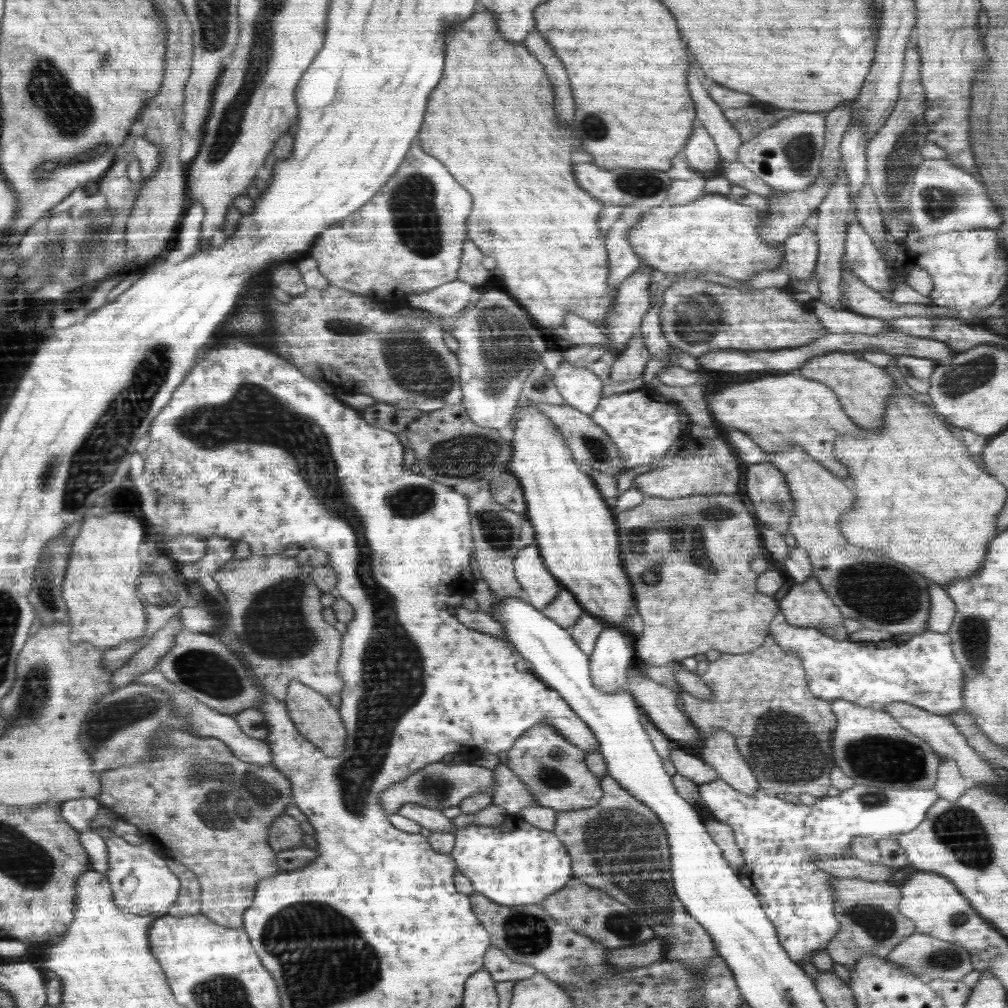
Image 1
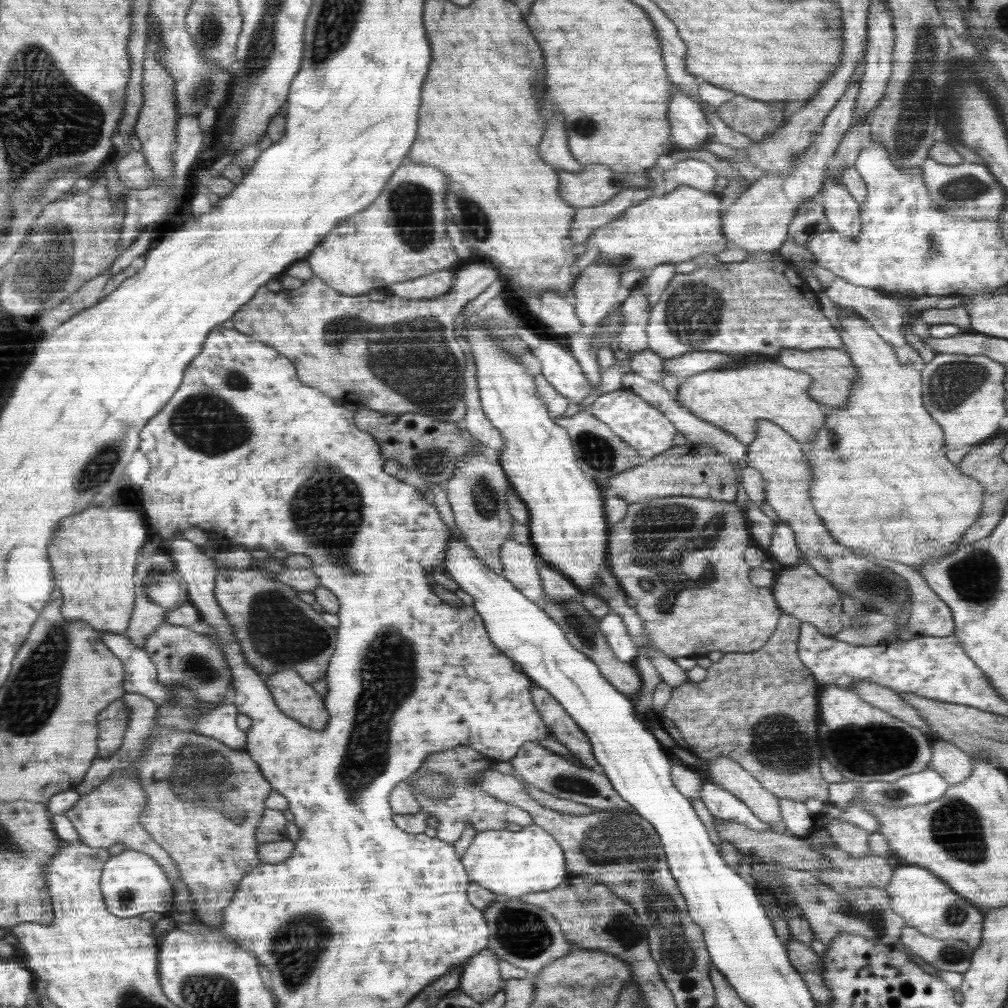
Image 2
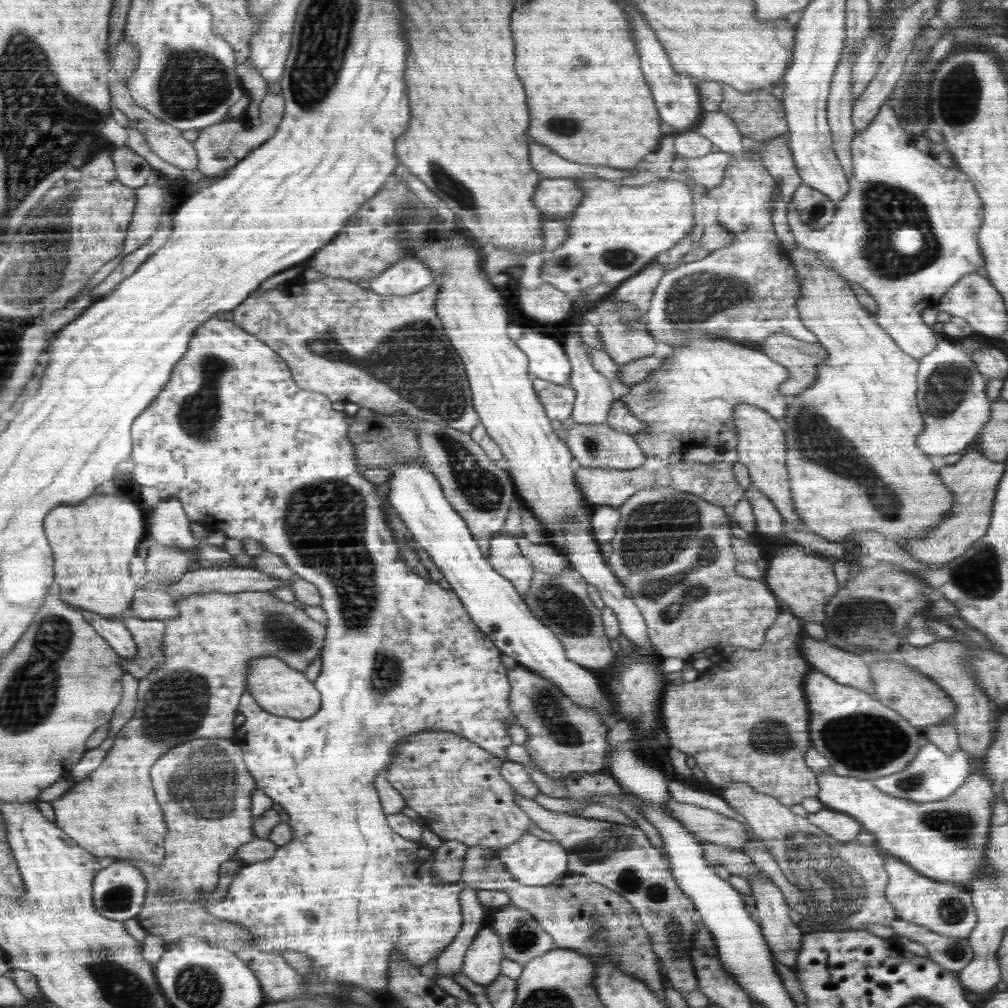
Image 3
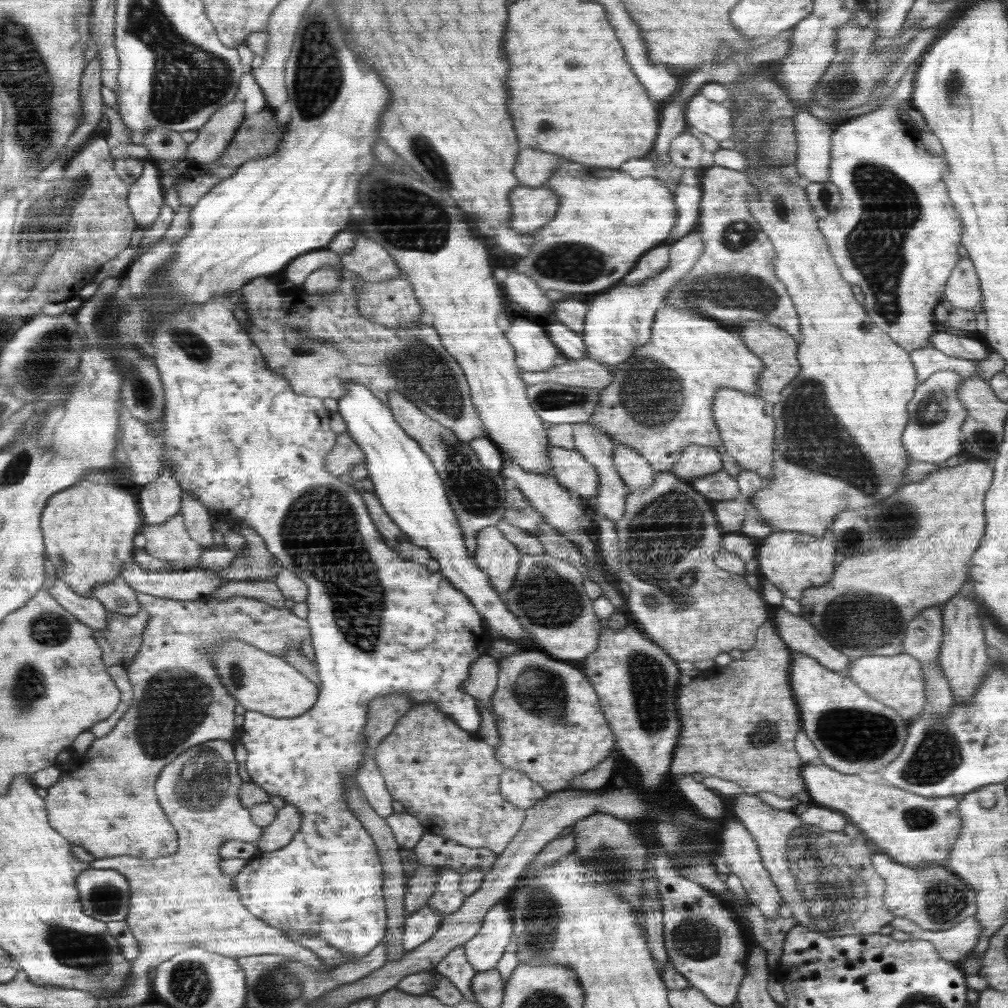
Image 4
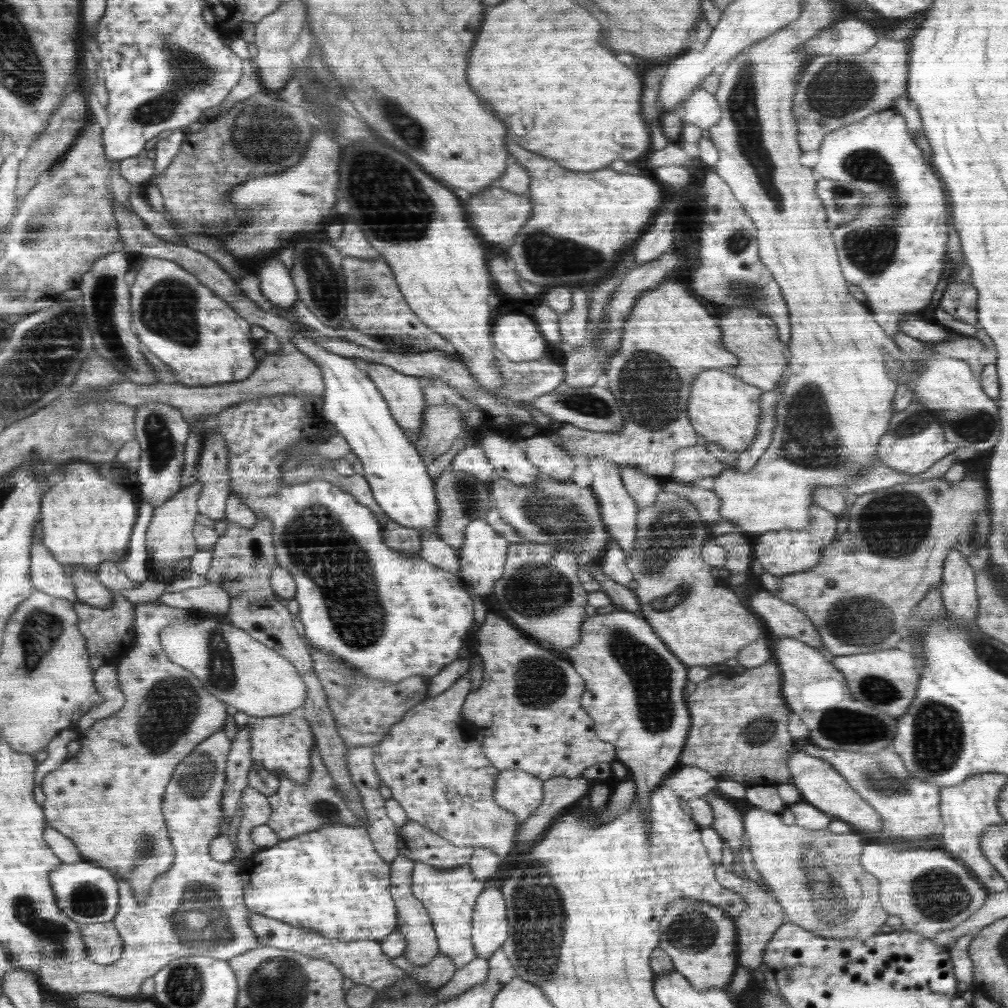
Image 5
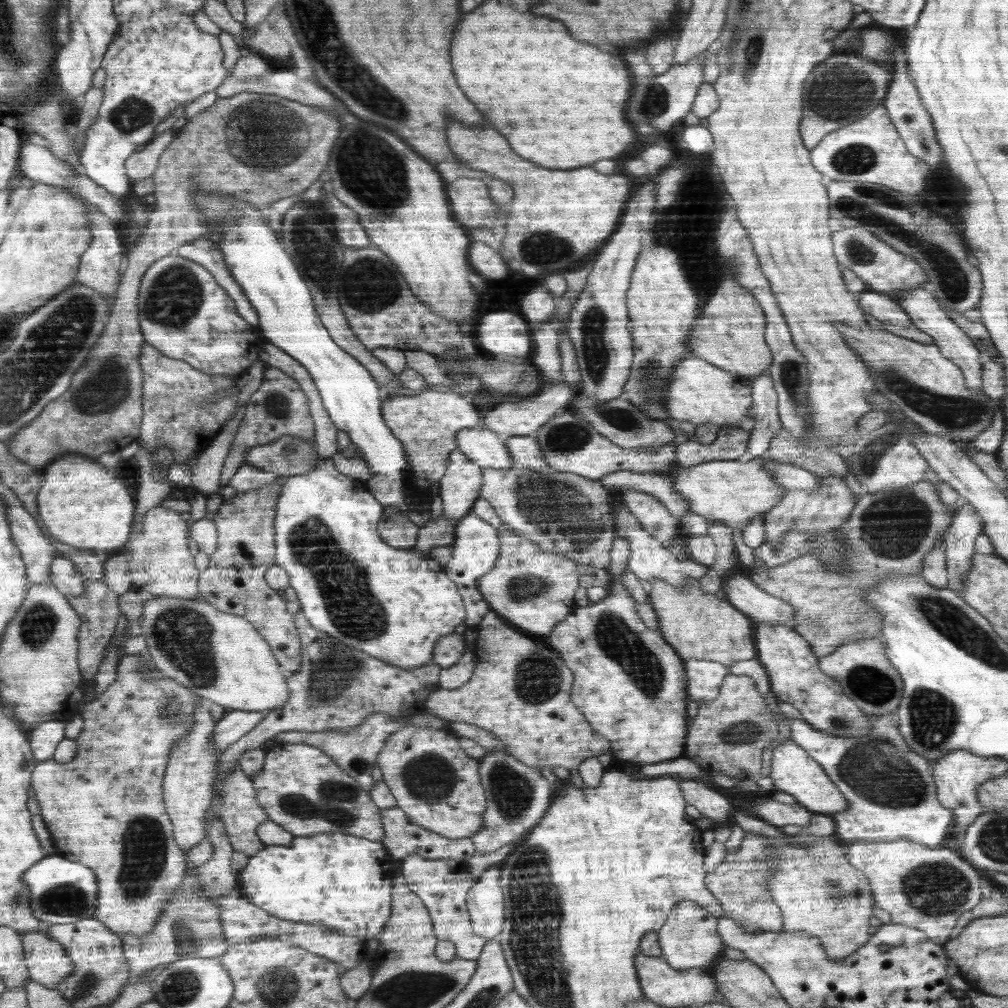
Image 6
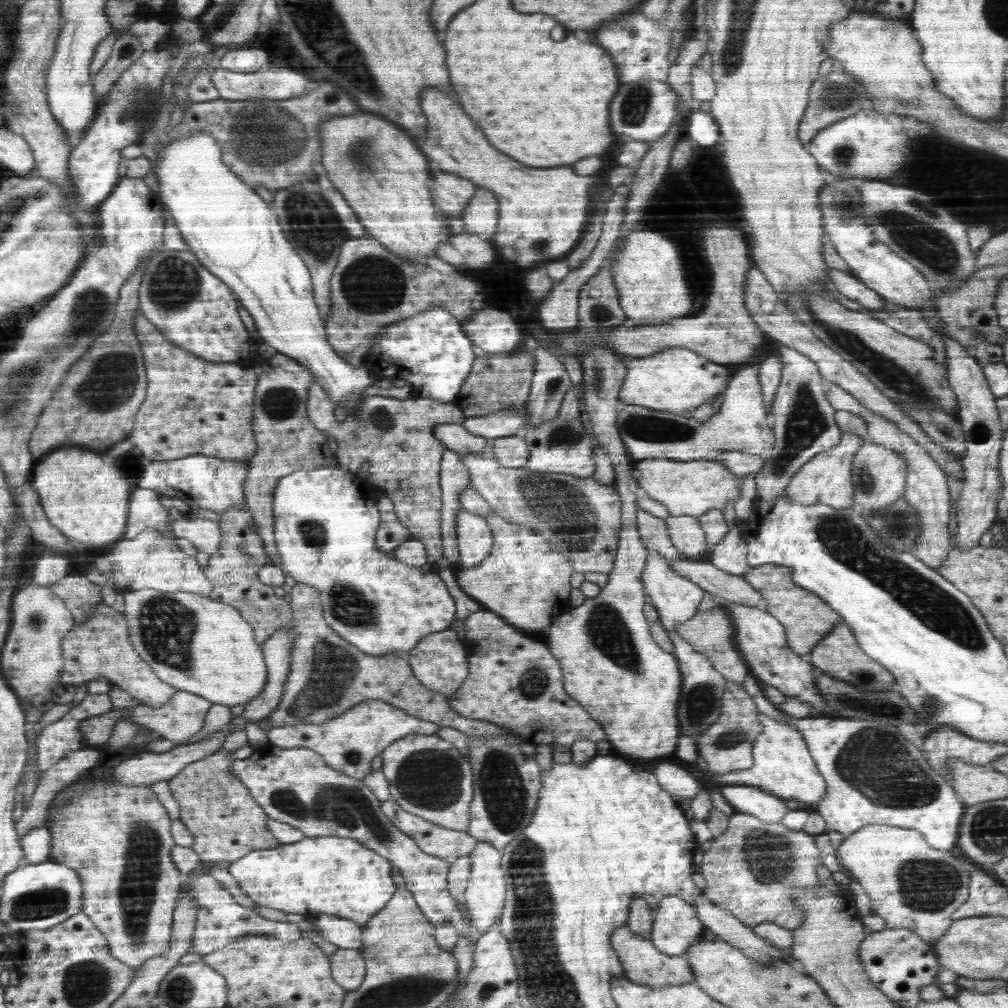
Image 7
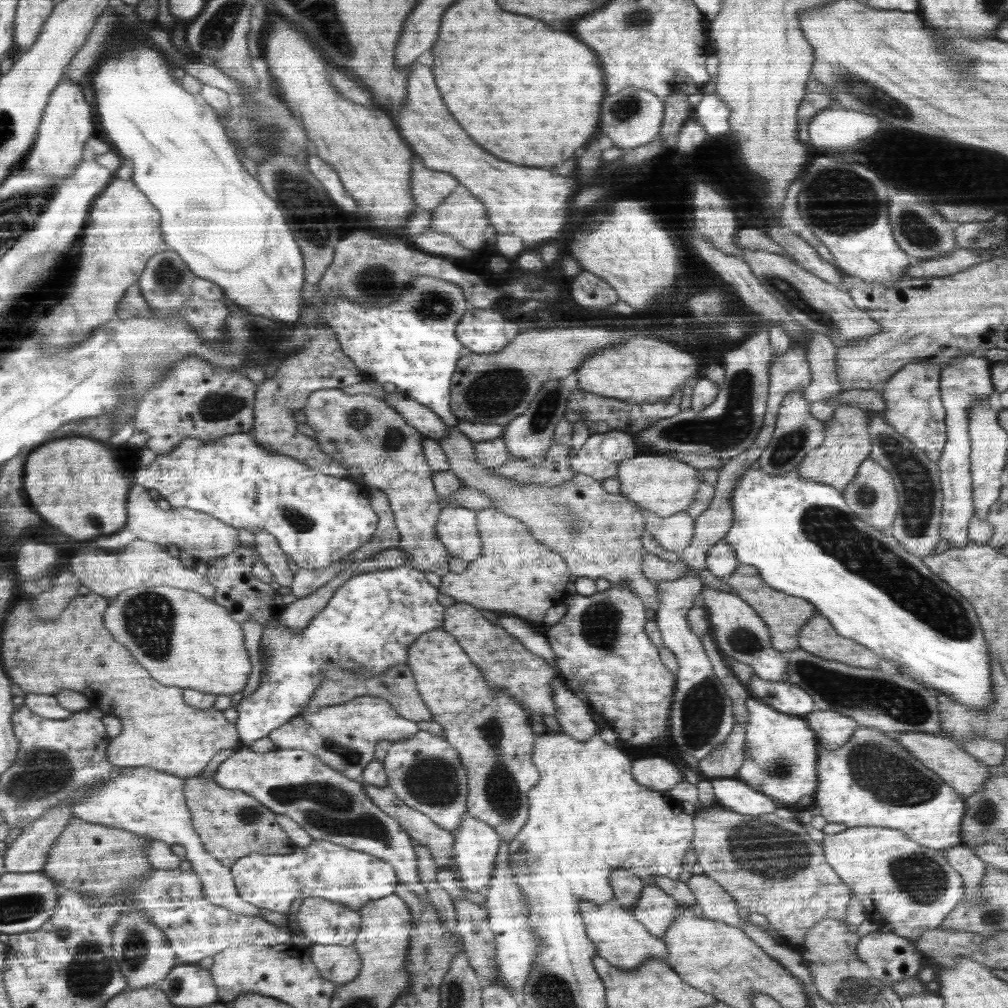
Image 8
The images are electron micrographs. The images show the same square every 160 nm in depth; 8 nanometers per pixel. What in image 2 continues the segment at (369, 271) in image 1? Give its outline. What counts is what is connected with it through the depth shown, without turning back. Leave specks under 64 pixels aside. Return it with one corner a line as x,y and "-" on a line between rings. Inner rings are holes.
408,162
408,164
402,165
400,169
394,172
384,190
386,190
386,192
382,192
382,194
378,196
378,200
374,200
374,203
370,205
370,208
366,208
366,210
357,213
358,216
349,216
348,219
344,220
346,224
340,223
334,227
334,232
329,232
329,234
325,236
325,240
323,240
320,245
314,248
313,254
310,255
310,261
308,261
308,265
310,265
313,275
320,280
325,281
327,285
330,285
338,292
346,295
366,295
370,290
385,290
388,288
388,286
397,282
417,279
419,276
434,274
434,272
442,272
442,270
454,271
460,265
460,258
456,256
457,252
454,250
453,245
451,244
450,246
442,246
442,244
444,244
442,240
444,240
444,234
446,234
444,220
450,216
450,213
446,212
448,208
444,206
446,178
444,178
444,174
442,174
440,170
436,170
436,168
430,168
430,166
420,166
416,163

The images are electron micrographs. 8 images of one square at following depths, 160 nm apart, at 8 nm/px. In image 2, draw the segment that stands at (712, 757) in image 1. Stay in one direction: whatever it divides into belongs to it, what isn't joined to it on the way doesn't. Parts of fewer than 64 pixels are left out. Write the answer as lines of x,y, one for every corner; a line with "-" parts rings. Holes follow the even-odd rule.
716,758
704,767
712,780
733,792
744,804
749,805
754,816
772,826
783,826
779,799
766,789
757,777
752,776
741,764
731,758

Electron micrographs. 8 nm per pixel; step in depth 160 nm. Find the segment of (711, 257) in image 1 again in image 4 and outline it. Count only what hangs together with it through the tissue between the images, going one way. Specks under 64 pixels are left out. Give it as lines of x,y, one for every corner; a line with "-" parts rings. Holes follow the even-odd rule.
568,161
556,170
543,186
554,190
554,195
558,197
557,214
534,232
528,256
516,262
514,272
528,276
544,291
599,294
619,284
637,266
644,252
668,238
676,218
676,208
672,202
674,192
654,177
635,179
618,169
588,167

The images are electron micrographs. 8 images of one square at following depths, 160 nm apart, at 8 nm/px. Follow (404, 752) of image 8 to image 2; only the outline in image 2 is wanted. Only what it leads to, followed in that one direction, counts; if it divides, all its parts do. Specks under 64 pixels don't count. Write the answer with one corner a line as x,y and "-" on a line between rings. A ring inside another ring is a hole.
468,746
450,748
444,752
429,754
420,768
408,779
403,780
411,788
410,791
416,797
418,804
421,805
421,810
429,812
431,816
438,819
439,824
436,828
438,840
453,845
464,834
467,824
471,824
477,832
486,832
487,830
504,830
507,822
514,822
522,827
530,826
533,823
533,815
526,812
525,809
498,800
484,792
478,785
470,782
471,778
477,776
479,772
489,770
492,762
493,760
478,753
477,750
468,748
-
435,772
443,774
443,778
451,784
451,793
445,799
431,799
413,787
423,776
435,774

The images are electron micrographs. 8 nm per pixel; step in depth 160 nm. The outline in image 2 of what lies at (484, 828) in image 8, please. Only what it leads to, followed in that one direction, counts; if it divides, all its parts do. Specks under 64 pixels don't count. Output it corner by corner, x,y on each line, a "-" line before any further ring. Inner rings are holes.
490,946
477,952
460,973
462,992
478,1004
500,990
501,968
498,968
496,954

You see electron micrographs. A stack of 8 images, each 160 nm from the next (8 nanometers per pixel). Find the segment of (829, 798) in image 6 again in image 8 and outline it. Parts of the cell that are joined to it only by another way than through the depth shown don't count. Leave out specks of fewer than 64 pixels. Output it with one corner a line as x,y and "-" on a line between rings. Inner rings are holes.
756,698
745,700
748,711
746,738
748,738
748,748
745,762
742,763
736,778
754,787
754,790
762,794
771,796
777,802
784,802
784,806
798,802
802,796
815,795
818,787
817,763
819,756
817,753
818,741
816,733
809,727
809,723
803,716
787,715
778,712
770,705
764,704

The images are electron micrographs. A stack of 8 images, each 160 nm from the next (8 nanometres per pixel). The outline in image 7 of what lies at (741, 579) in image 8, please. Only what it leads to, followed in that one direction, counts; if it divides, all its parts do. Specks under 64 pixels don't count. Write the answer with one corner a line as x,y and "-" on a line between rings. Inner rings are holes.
767,564
760,567
748,568
748,571
742,575
752,588
757,590
768,602
768,608
765,612
772,614
786,628
789,638
789,648
802,656
808,656
810,651
817,647
817,644
824,640
834,628
838,628
842,617
832,609
832,606
826,605
826,601
813,592
800,588
793,583
791,568
780,566
778,564

